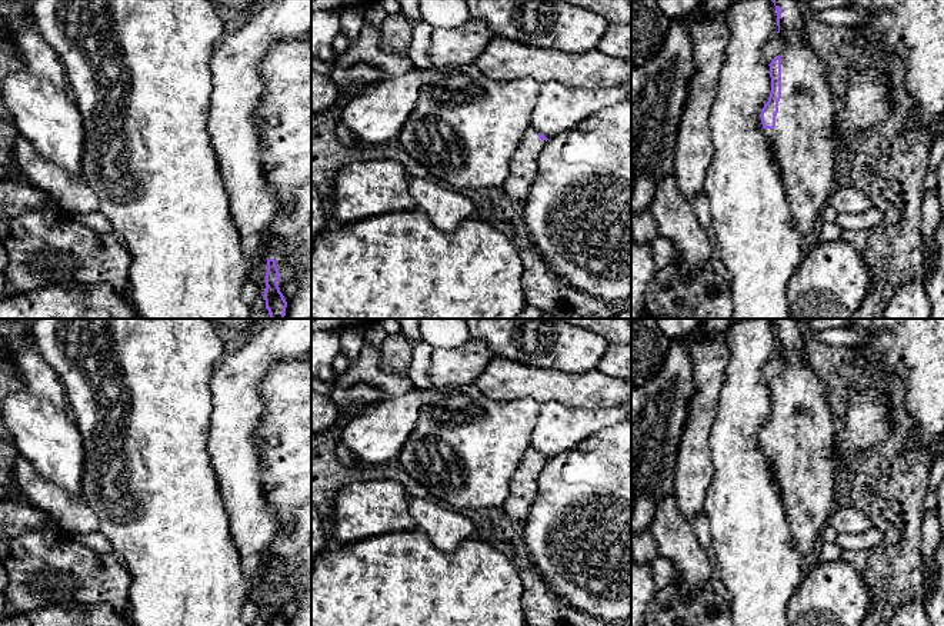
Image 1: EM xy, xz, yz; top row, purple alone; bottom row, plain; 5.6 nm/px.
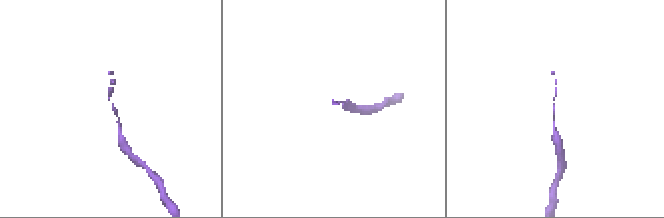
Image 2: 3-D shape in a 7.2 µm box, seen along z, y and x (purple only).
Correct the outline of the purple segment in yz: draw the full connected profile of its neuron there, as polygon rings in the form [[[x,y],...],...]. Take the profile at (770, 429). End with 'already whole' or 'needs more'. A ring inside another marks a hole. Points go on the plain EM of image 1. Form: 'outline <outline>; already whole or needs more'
outline [[[770,319],[777,332],[778,352],[785,362],[783,372],[768,384],[771,397],[771,413],[761,432],[764,454],[773,467],[774,479],[783,496],[787,523],[793,542],[798,553],[805,557],[814,555],[815,545],[820,540],[821,530],[833,513],[834,497],[834,423],[833,413],[825,396],[825,389],[811,367],[807,357],[805,334],[803,324],[797,319]]]; needs more

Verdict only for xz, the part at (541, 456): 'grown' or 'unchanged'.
grown

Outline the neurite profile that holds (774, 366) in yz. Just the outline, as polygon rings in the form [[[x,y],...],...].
[[[781,353],[773,356],[764,366],[761,382],[770,384],[778,374],[781,374],[784,366],[785,362]]]

